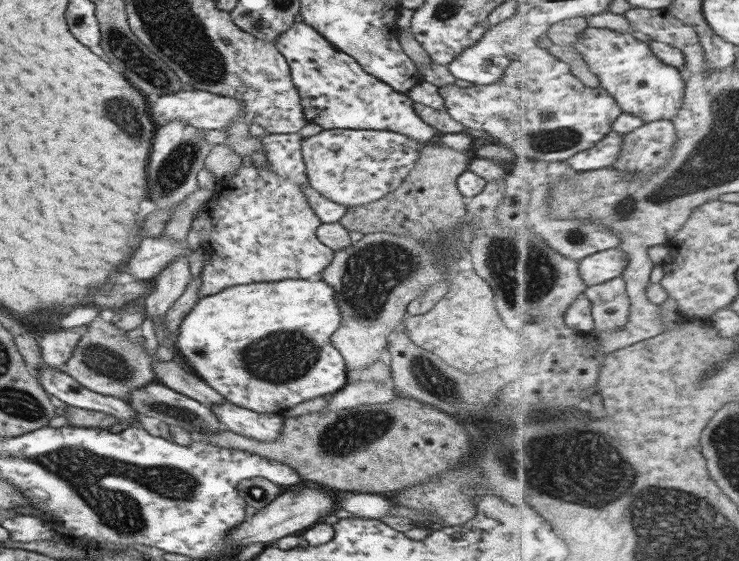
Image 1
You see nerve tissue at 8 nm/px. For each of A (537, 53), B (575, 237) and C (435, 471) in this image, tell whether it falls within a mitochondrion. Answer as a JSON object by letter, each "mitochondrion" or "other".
{"A":"other","B":"mitochondrion","C":"other"}

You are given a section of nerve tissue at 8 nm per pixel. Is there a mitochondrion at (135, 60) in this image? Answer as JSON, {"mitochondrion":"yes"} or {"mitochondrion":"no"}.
{"mitochondrion":"yes"}

